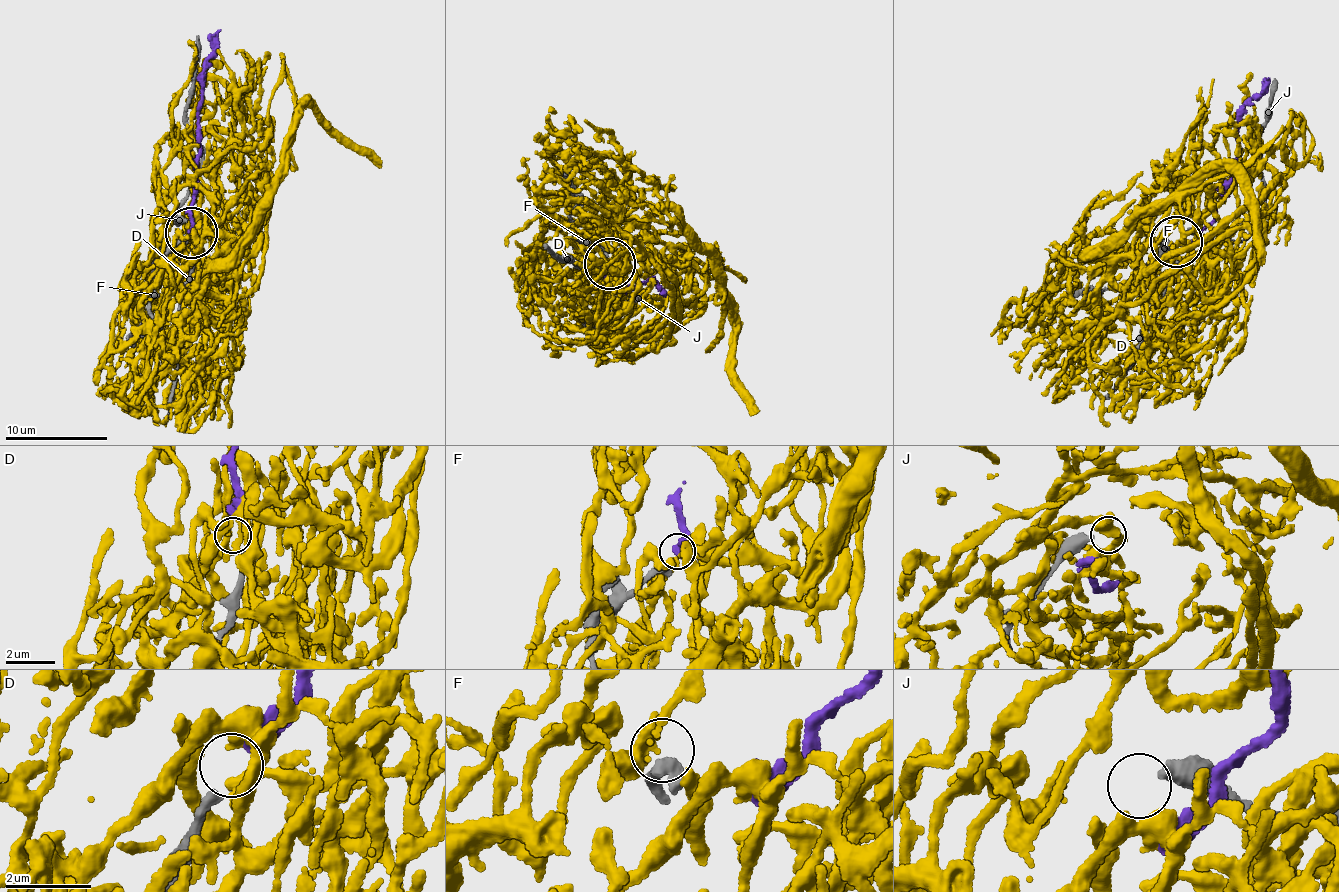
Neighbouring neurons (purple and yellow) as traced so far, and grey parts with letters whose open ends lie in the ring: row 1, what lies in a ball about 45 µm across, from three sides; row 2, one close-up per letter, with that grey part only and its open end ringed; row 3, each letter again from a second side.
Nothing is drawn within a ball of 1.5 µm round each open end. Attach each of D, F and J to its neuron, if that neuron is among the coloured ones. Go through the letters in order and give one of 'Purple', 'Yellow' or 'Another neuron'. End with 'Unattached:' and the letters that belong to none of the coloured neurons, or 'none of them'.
D: Purple
F: Yellow
J: Another neuron
Unattached: J

